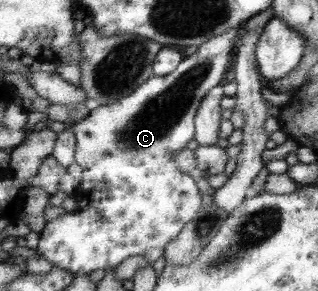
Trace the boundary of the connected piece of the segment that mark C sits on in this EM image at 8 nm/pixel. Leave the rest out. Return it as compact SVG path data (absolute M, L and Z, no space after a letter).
M237 26L199 45L197 51L185 56L173 72L165 76L154 74L131 96L114 104L99 106L75 123L74 162L82 168L82 180L75 191L79 208L46 222L39 233L38 254L59 268L87 275L99 268L107 271L130 256L144 255L150 248L164 249L169 242L177 239L181 230L201 208L202 194L196 179L185 174L176 163L176 154L193 140L193 134L196 134L196 126L193 126L196 112L204 97L221 85L239 40L239 28L243 27Z

